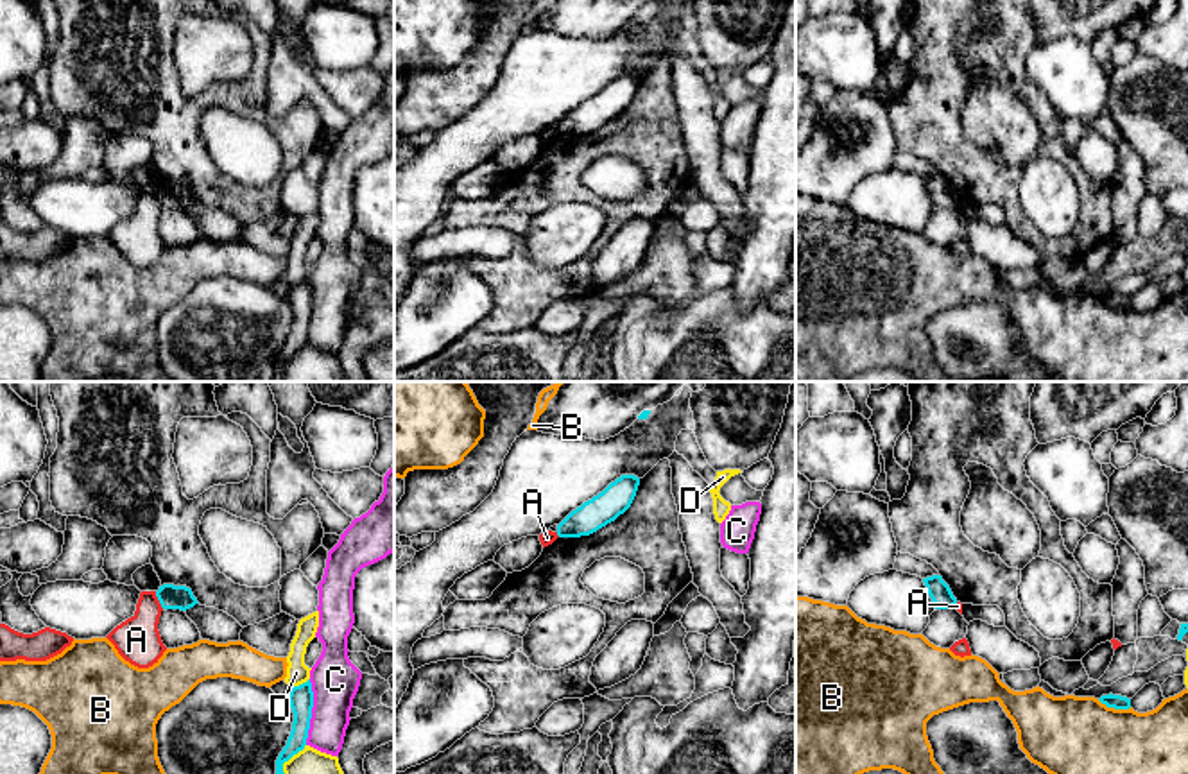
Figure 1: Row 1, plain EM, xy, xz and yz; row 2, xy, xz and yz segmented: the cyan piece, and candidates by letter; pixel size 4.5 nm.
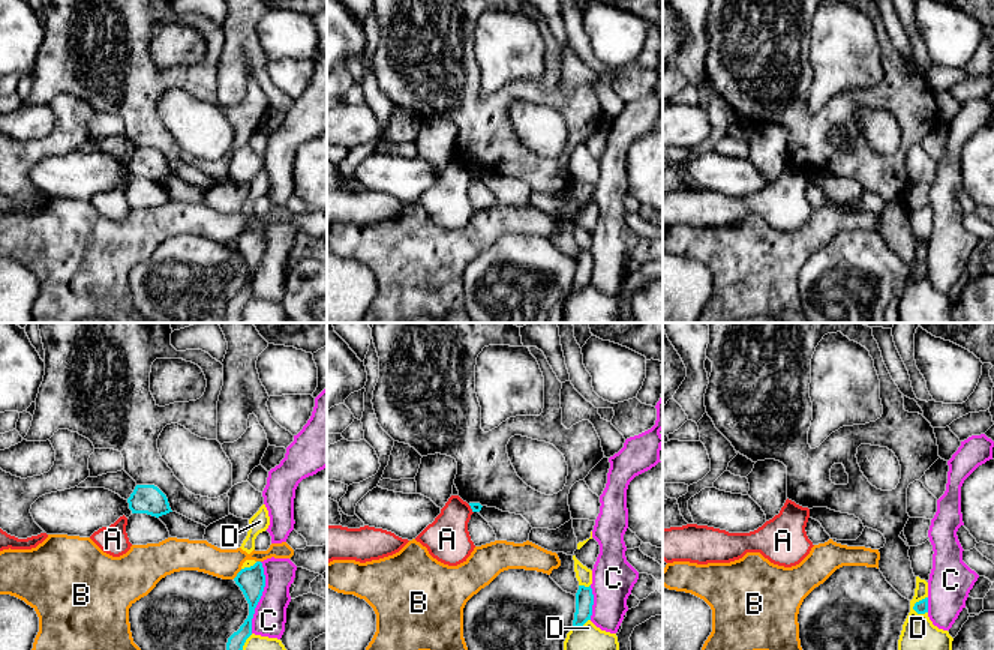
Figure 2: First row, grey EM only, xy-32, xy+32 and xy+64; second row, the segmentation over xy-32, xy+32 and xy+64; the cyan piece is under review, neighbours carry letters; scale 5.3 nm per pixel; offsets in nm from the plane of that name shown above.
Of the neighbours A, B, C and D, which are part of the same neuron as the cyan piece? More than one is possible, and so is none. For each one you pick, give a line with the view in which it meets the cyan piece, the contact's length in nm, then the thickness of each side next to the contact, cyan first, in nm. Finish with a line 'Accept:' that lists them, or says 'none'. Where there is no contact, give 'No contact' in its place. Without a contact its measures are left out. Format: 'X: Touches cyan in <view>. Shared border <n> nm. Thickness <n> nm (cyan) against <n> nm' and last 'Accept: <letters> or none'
Accept: none

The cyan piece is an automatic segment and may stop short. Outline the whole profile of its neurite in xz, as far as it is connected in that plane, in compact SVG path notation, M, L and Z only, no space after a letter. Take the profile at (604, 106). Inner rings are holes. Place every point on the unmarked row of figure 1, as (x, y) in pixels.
M622 73L611 81L602 91L584 100L572 109L559 124L559 136L581 136L597 131L607 122L624 113L638 90L640 77L634 73Z

